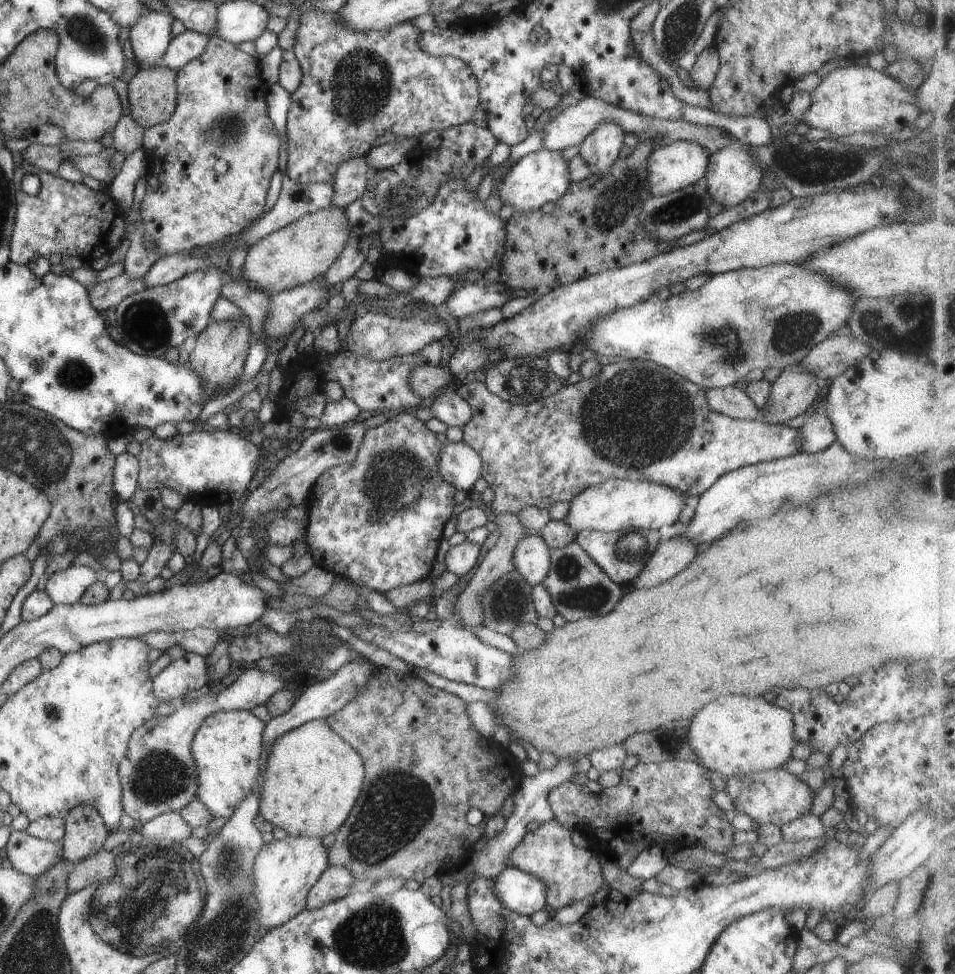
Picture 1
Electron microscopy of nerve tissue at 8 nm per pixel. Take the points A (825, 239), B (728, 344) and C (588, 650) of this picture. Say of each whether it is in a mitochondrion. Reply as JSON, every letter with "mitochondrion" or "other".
{"A":"other","B":"mitochondrion","C":"other"}

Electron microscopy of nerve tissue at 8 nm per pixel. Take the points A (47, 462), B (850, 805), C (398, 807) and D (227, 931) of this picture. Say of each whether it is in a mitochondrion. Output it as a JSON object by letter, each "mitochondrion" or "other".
{"A":"mitochondrion","B":"other","C":"mitochondrion","D":"mitochondrion"}

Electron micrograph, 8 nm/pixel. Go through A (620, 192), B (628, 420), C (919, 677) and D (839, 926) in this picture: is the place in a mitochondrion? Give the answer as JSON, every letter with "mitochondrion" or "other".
{"A":"mitochondrion","B":"mitochondrion","C":"mitochondrion","D":"other"}

